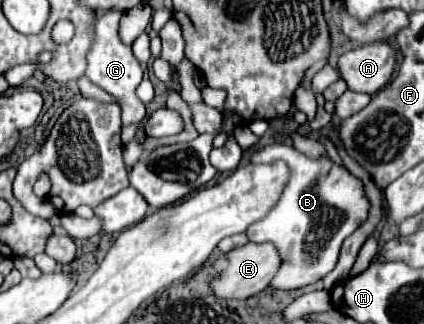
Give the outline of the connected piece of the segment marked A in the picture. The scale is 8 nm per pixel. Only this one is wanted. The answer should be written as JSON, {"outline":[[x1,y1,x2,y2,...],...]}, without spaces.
{"outline":[[370,43,344,53,338,59,340,77,348,89,374,95,386,87,394,75,396,49,388,43]]}

